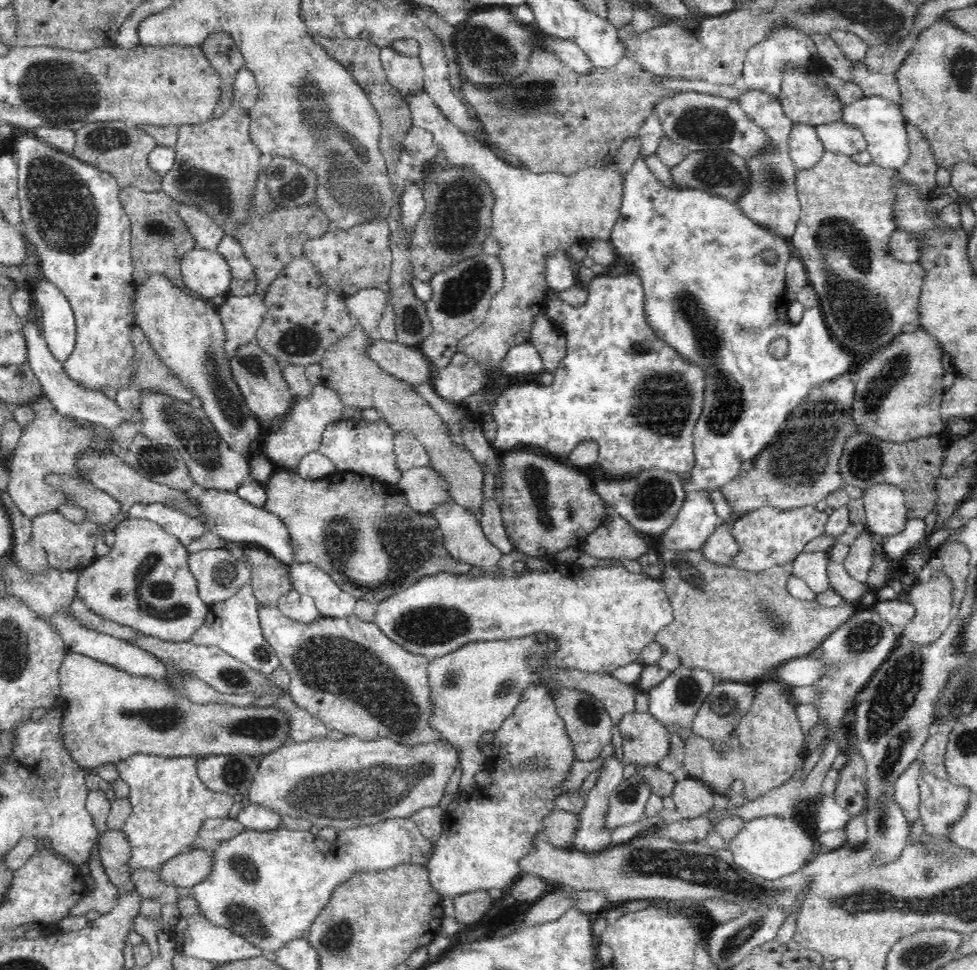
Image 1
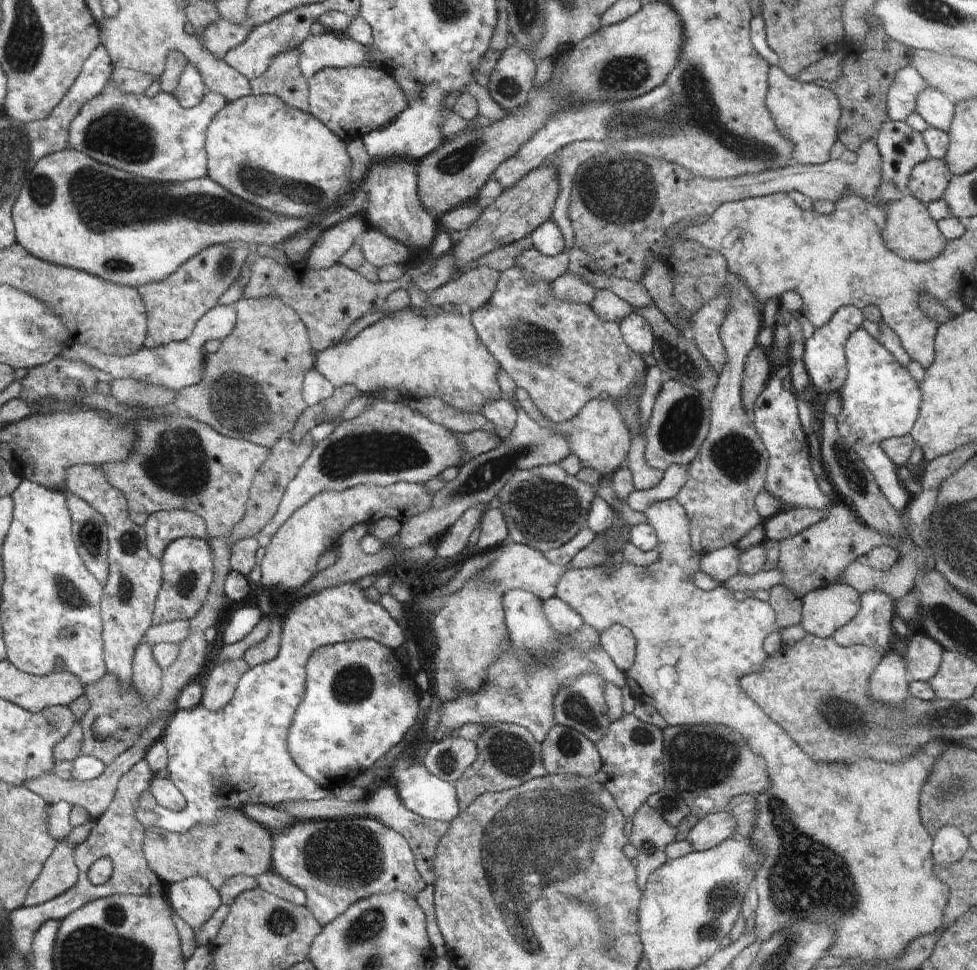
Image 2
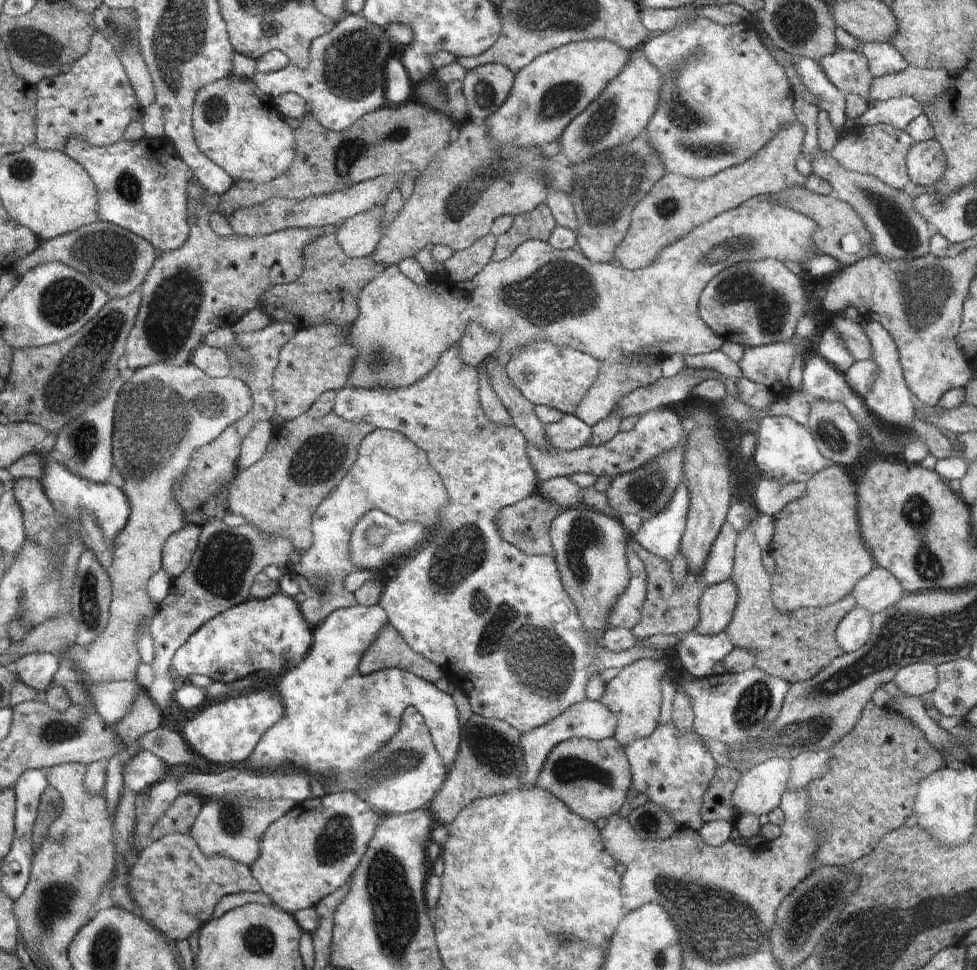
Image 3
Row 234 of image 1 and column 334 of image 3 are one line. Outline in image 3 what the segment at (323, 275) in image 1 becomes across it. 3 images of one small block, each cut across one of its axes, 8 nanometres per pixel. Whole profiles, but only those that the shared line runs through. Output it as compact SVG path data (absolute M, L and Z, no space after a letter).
M318 324L298 329L292 340L280 350L273 379L273 398L276 402L276 416L271 423L273 427L307 414L324 392L338 392L348 385L350 366L358 356L358 350L346 342L345 330L336 324Z

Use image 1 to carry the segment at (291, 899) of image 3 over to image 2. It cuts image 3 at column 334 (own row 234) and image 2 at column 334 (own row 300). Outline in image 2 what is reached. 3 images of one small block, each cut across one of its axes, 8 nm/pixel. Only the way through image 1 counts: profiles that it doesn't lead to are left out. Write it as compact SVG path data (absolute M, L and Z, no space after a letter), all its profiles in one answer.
M375 818L310 819L271 835L271 868L289 883L301 888L307 896L306 906L324 926L341 915L351 904L368 897L400 891L416 899L427 885L415 867L414 853L408 841Z

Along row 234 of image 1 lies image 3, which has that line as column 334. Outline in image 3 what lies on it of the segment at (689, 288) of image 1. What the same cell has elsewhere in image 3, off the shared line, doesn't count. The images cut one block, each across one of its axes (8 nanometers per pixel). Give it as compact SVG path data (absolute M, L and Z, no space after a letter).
M379 605L342 608L332 612L322 622L322 625L313 628L313 644L304 662L298 666L286 670L276 686L276 692L282 700L285 714L278 720L270 730L266 730L254 748L254 752L245 760L252 768L278 768L278 766L294 766L302 768L313 778L350 778L354 776L354 770L362 768L366 758L376 754L376 750L382 750L394 734L400 728L400 718L404 710L412 706L425 720L429 734L433 740L444 766L450 770L454 766L454 760L458 758L460 748L461 725L456 704L450 695L441 692L435 686L410 672L388 668L374 672L373 674L362 674L359 668L360 660L366 652L366 648L372 644L376 634L382 626L389 622L386 612Z

